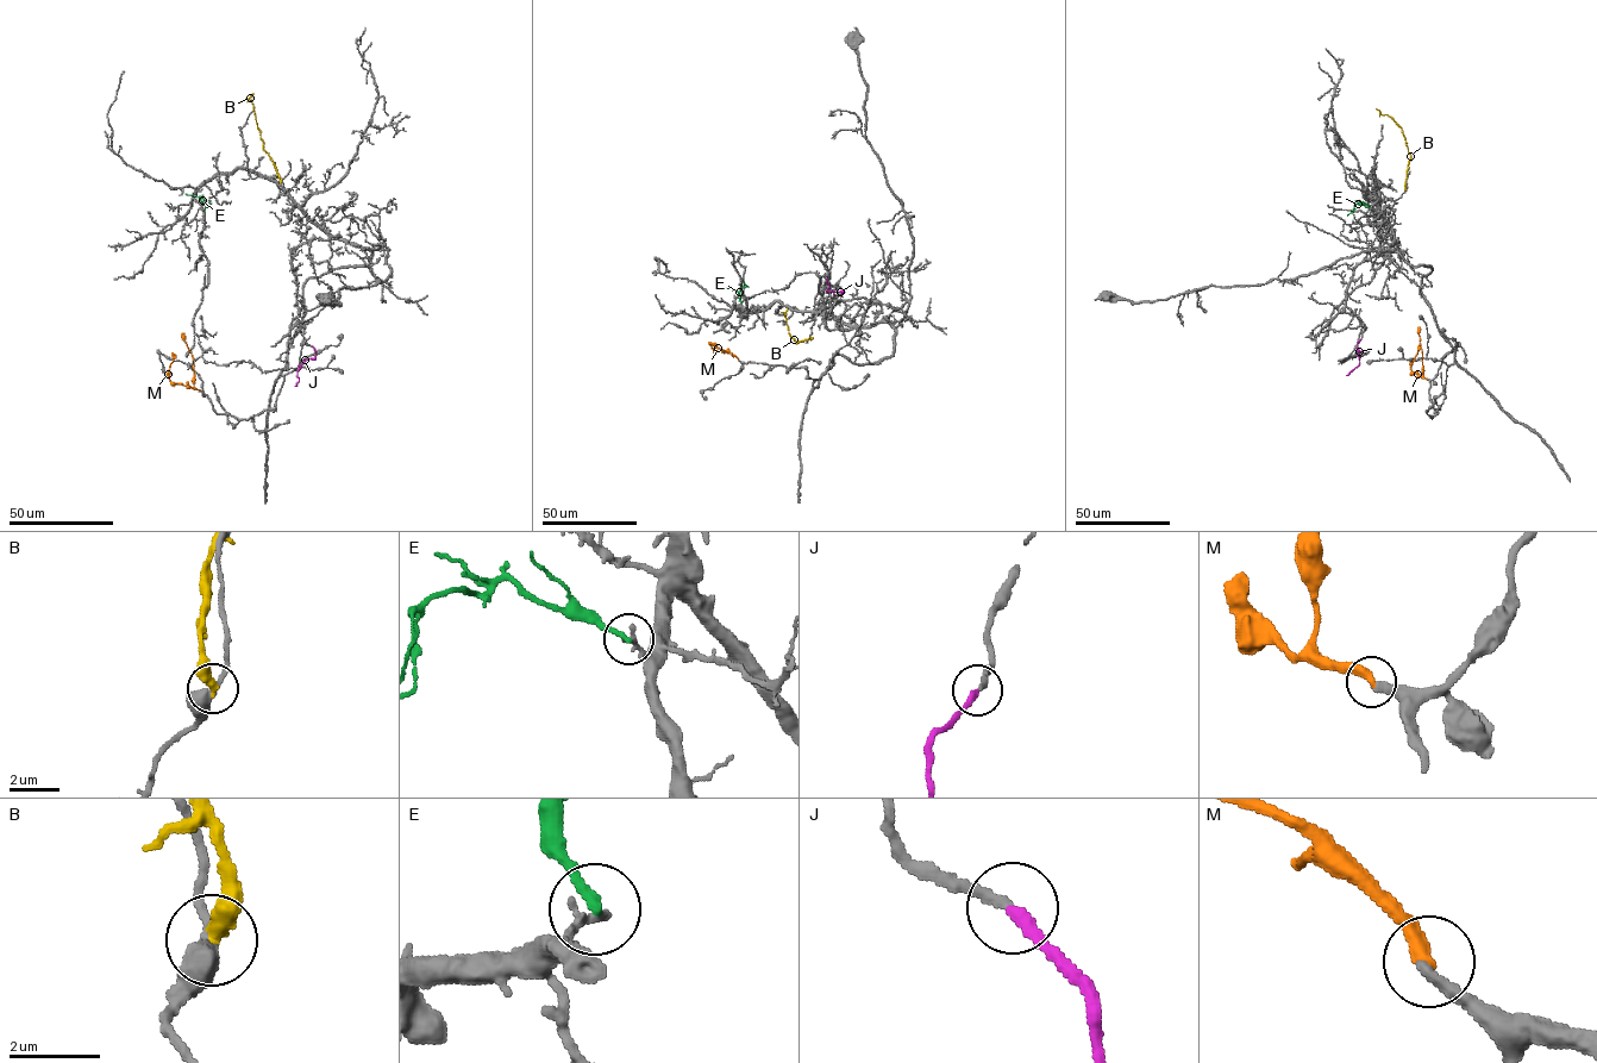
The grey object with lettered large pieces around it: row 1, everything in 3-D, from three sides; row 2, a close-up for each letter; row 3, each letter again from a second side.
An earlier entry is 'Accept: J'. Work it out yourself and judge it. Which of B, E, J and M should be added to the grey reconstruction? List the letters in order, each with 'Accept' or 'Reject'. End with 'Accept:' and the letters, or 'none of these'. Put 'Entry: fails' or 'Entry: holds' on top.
Entry: fails
B: Reject
E: Reject
J: Accept
M: Accept
Accept: J, M

